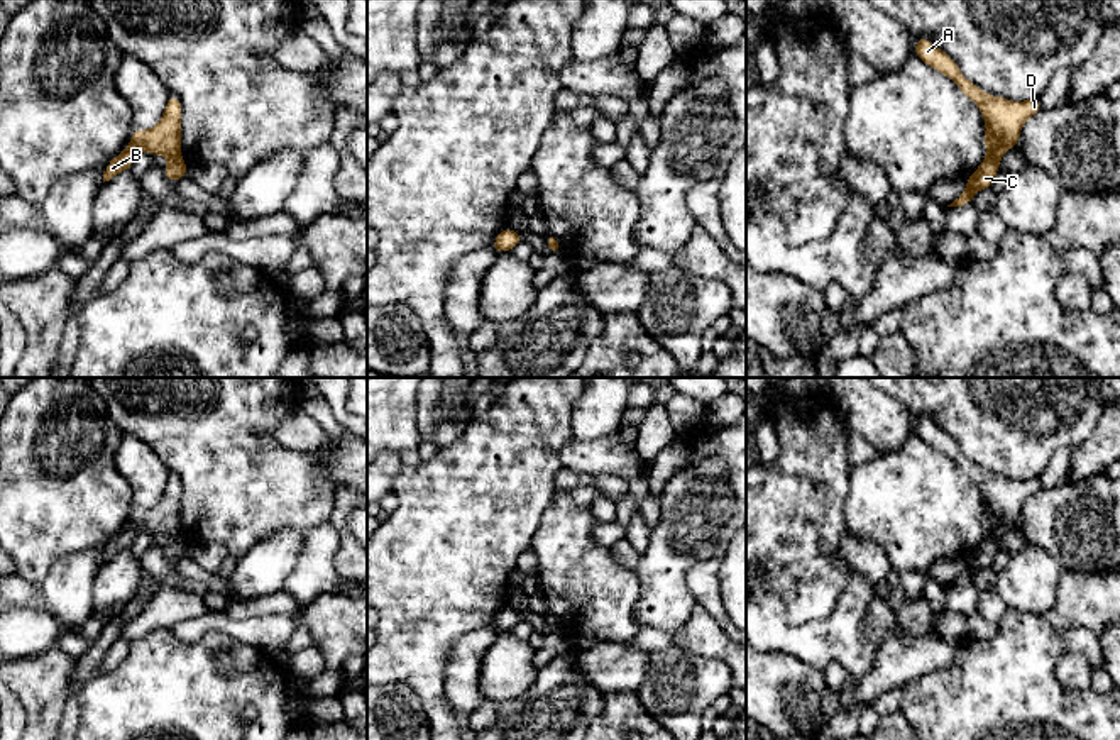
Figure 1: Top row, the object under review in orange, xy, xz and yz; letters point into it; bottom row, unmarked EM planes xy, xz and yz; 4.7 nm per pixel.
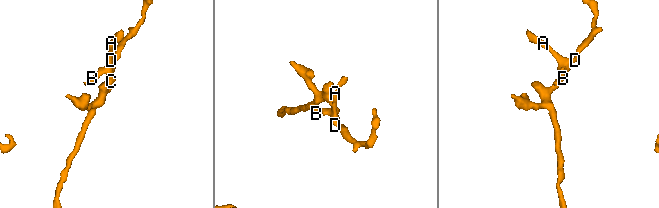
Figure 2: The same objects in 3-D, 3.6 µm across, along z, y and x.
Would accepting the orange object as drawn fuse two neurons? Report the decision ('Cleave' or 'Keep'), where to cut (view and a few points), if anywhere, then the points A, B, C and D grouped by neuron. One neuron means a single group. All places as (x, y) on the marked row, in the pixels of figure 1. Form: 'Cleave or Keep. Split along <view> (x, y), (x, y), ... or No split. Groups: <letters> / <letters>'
Cleave. Split along xy (180, 156), (171, 160). Groups: A B D / C

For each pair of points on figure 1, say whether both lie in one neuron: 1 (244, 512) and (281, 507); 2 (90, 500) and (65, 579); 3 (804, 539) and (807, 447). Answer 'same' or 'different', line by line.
1: same
2: different
3: same

